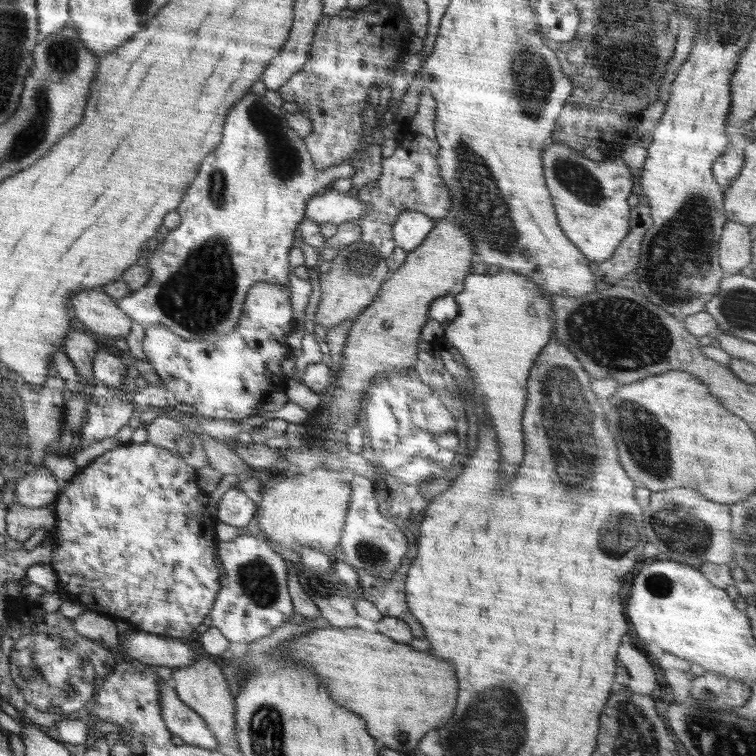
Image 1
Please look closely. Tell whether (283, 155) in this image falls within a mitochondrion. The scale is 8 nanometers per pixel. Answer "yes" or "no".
yes

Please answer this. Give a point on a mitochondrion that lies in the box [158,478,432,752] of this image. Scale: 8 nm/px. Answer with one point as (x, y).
(258, 579)

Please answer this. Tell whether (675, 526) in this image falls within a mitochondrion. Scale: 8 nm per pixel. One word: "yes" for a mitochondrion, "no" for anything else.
yes

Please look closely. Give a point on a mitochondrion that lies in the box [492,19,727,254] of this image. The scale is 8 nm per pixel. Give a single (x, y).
(534, 77)

